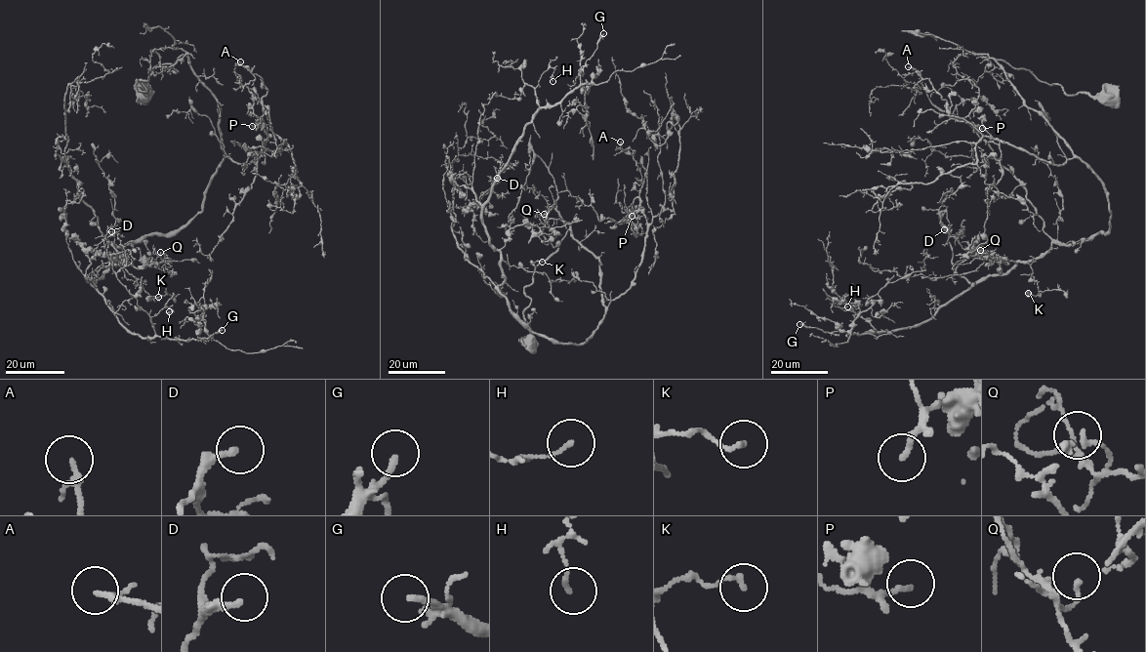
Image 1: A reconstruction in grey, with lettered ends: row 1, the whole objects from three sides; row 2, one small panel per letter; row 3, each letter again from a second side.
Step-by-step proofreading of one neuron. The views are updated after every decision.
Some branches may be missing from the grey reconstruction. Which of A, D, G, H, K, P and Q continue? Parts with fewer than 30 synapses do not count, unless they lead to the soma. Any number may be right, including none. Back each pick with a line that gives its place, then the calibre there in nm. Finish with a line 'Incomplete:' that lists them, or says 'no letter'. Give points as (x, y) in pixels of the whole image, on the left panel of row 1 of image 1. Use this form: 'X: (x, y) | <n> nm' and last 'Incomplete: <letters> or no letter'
A: (240, 61) | 140 nm
G: (222, 330) | 170 nm
P: (252, 126) | 180 nm
Incomplete: A, G, P

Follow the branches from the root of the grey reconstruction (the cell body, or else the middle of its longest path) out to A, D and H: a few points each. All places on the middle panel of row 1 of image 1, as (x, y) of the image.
A: (530, 343), (524, 288), (569, 229), (599, 261), (607, 306), (634, 277), (646, 171), (620, 142)
D: (530, 343), (534, 268), (569, 229), (599, 261), (592, 334), (533, 333), (474, 203), (497, 178)
H: (530, 343), (524, 288), (569, 229), (599, 261), (605, 314), (556, 343), (498, 288), (482, 205), (552, 81)

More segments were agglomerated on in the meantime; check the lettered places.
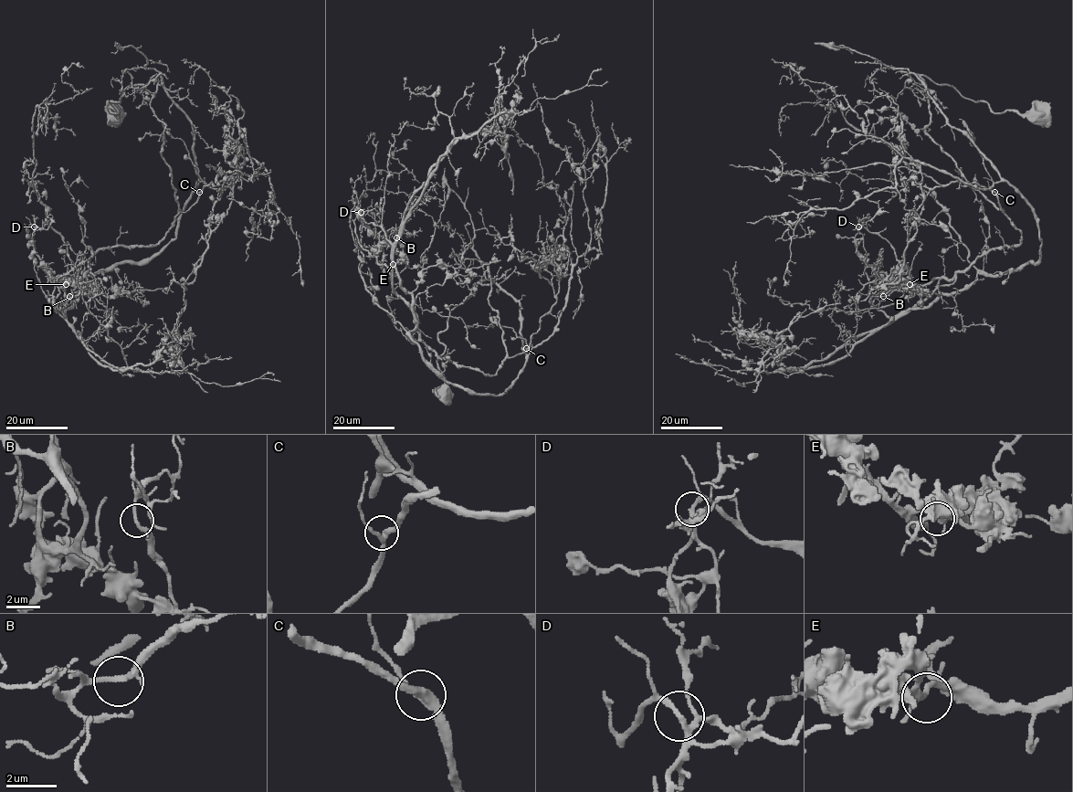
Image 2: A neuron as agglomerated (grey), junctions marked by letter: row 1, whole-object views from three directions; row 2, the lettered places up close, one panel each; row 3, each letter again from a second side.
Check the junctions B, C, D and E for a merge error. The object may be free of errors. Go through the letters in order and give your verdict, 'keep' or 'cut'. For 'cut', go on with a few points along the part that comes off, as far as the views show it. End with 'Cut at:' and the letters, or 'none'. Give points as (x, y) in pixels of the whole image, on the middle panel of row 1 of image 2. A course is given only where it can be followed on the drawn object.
B: keep
C: keep
D: cut | (361, 213), (358, 242), (418, 335), (493, 375), (556, 296), (489, 225)
E: keep
Cut at: D

